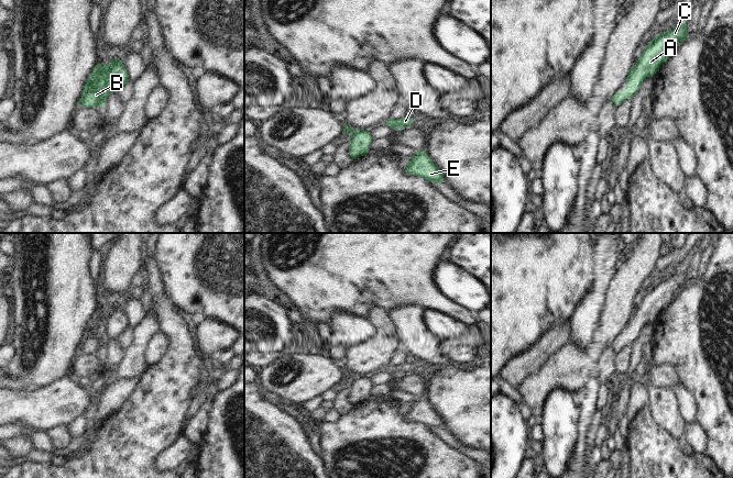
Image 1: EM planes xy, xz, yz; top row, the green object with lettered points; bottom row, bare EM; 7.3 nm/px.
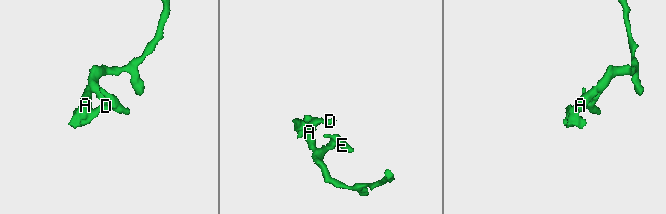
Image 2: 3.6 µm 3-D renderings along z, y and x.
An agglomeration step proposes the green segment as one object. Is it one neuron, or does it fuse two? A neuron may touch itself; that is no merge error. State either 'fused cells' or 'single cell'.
single cell

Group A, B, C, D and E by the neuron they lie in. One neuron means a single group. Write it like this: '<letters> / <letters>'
A B C D E

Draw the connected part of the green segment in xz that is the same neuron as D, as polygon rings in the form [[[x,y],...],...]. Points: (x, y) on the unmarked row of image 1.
[[[404,363],[402,365],[396,365],[396,366],[389,365],[385,370],[387,370],[392,375],[400,377],[405,374],[409,374],[412,369],[413,369],[412,363]]]

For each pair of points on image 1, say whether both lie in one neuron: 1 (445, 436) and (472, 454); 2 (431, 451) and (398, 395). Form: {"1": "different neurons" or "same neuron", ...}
{"1": "same neuron", "2": "different neurons"}

